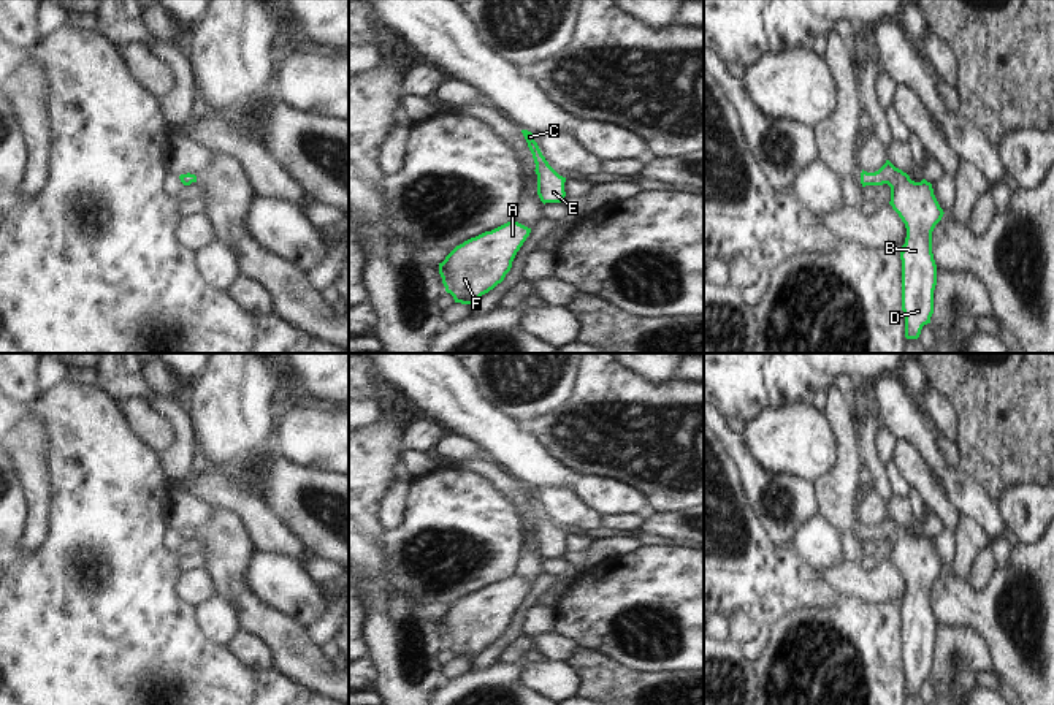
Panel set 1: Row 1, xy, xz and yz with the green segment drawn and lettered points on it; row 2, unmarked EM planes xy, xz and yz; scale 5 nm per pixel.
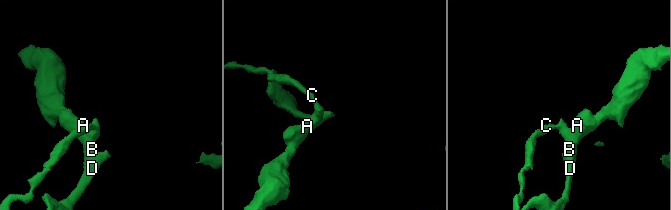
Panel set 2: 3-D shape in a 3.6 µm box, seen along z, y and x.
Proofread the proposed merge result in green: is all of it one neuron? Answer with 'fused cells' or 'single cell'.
single cell

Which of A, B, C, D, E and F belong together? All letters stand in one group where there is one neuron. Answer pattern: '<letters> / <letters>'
A B C D E F

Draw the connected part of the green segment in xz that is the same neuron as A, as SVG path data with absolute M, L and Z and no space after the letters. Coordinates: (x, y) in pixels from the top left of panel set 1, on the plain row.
M510 575L456 600L439 618L445 646L455 657L475 657L504 635L529 588L531 583Z

